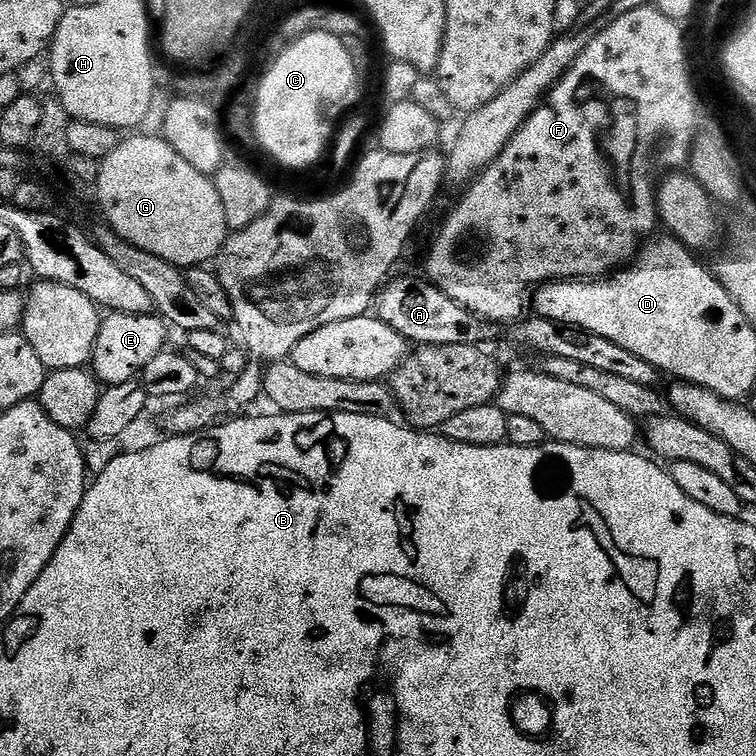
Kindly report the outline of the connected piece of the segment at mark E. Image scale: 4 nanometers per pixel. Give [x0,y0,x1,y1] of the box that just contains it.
[90,312,170,386]

